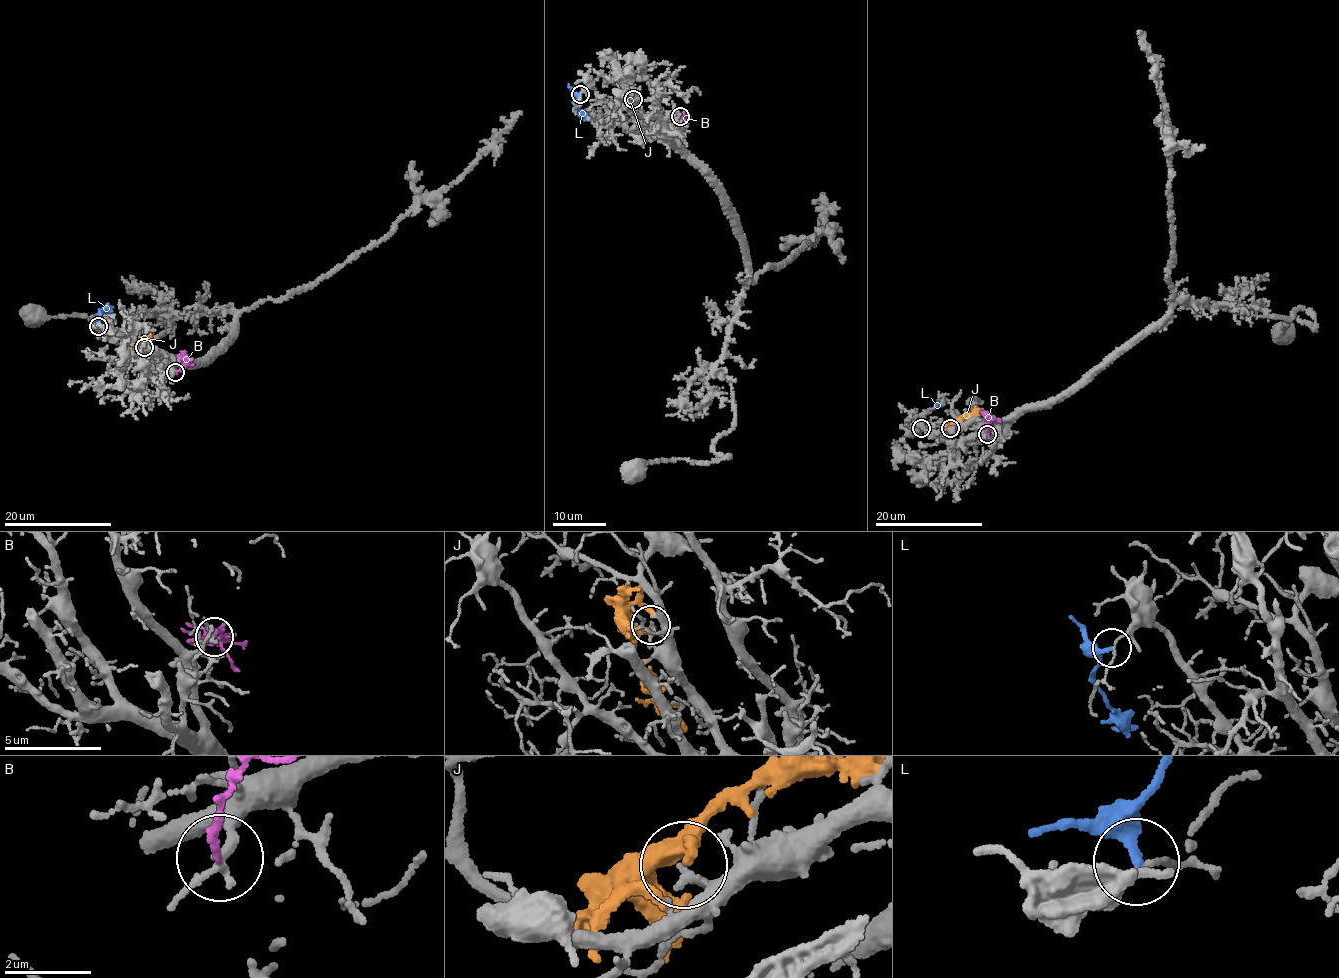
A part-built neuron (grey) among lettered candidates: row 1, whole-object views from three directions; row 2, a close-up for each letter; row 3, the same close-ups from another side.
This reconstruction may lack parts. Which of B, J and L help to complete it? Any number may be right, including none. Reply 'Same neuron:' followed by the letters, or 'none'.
Same neuron: B

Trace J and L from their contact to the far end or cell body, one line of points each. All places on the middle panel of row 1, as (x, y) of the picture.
J: (633, 100), (629, 107), (642, 129)
L: (580, 94), (576, 96), (575, 101), (579, 110), (587, 116)

